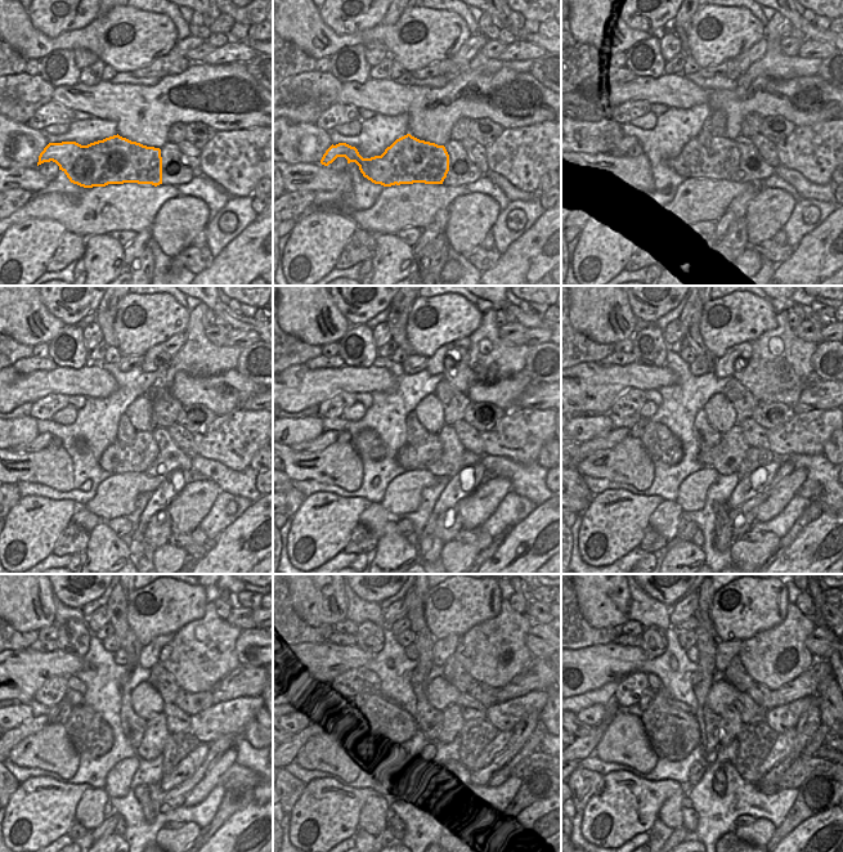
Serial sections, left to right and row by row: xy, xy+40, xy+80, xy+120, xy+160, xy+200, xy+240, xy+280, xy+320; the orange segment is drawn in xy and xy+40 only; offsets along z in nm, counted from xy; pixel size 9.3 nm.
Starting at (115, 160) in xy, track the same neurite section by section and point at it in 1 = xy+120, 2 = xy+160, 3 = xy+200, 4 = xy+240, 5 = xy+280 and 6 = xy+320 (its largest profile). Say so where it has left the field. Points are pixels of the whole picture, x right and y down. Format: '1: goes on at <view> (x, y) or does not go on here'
1: goes on at xy+120 (138, 454)
2: goes on at xy+160 (409, 457)
3: goes on at xy+200 (615, 435)
4: goes on at xy+240 (10, 738)
5: goes on at xy+280 (303, 736)
6: goes on at xy+320 (587, 744)

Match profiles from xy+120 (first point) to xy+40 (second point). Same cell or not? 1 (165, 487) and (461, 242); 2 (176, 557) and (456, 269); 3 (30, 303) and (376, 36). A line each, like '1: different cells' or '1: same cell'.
1: different cells
2: same cell
3: same cell

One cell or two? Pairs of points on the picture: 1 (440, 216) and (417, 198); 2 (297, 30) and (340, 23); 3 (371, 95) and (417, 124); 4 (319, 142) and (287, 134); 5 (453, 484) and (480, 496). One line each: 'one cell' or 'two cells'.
1: two cells
2: two cells
3: one cell
4: one cell
5: two cells

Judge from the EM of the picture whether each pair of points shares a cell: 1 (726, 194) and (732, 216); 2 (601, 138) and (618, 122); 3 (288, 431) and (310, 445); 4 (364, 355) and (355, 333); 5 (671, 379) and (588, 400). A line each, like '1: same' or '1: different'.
1: different
2: different
3: different
4: same
5: same

